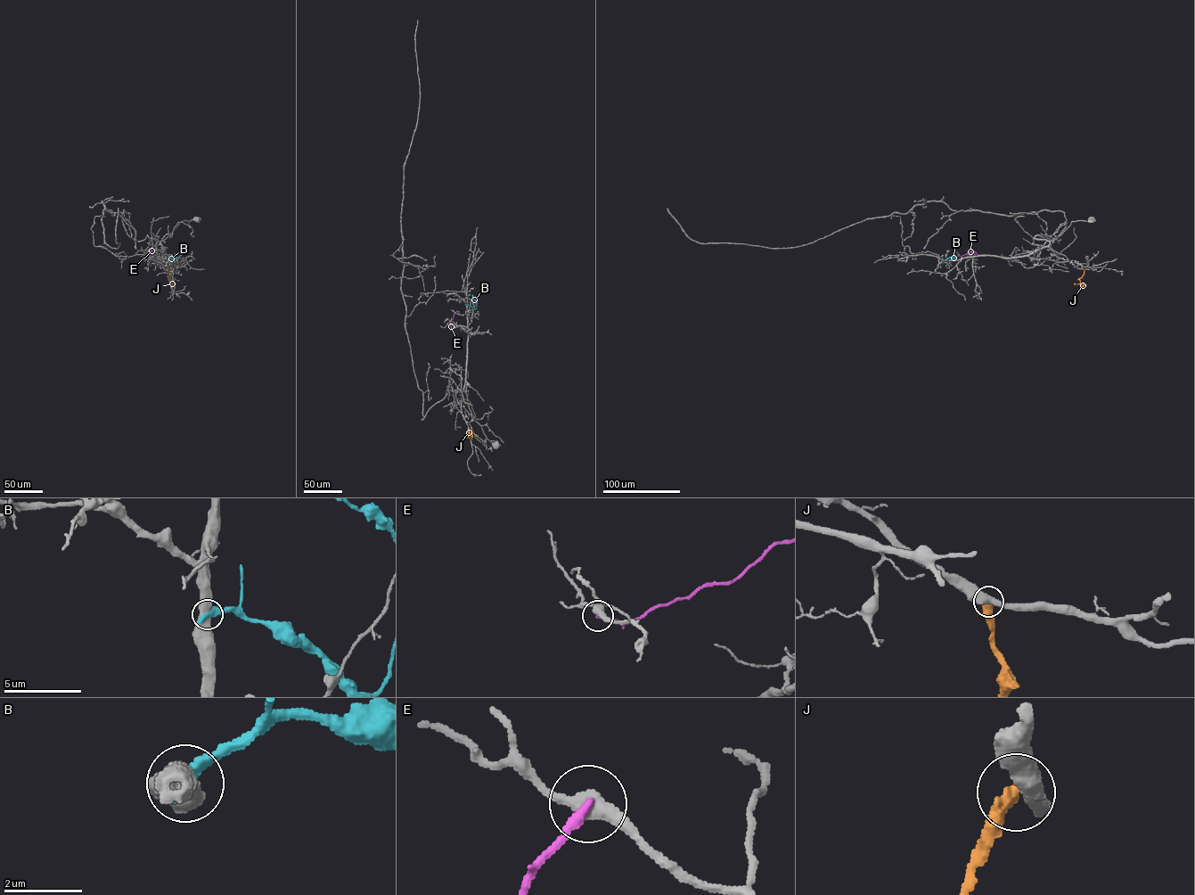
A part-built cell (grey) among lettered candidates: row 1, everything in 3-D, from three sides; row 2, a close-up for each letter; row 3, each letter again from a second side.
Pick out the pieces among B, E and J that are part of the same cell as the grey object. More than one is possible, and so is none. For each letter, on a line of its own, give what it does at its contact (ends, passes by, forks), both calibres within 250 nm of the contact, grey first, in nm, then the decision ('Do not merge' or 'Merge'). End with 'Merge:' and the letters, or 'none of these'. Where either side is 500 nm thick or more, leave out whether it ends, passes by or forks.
B: Thickness 600 nm (grey) against 440 nm. Do not merge
E: It ends there. Thickness 420 nm (grey) against 240 nm. Do not merge
J: It ends there. Thickness 460 nm (grey) against 400 nm. Do not merge
Merge: none of these

